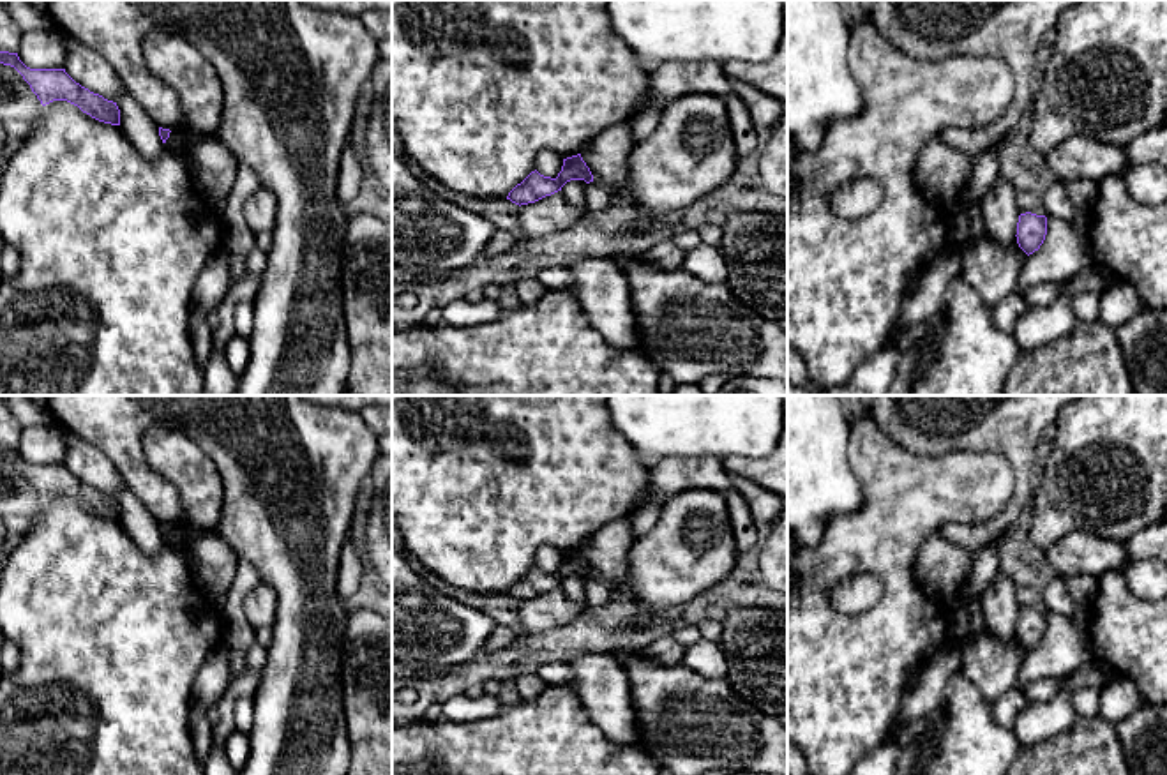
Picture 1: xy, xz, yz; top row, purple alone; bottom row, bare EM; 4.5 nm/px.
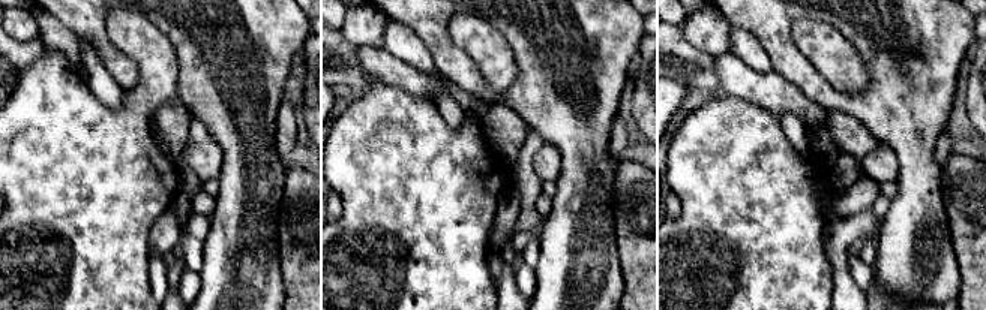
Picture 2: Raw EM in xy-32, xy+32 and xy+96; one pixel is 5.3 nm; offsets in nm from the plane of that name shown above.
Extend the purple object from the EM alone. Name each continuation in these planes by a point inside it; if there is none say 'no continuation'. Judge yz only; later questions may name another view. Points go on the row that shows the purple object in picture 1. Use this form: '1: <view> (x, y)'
no continuation

